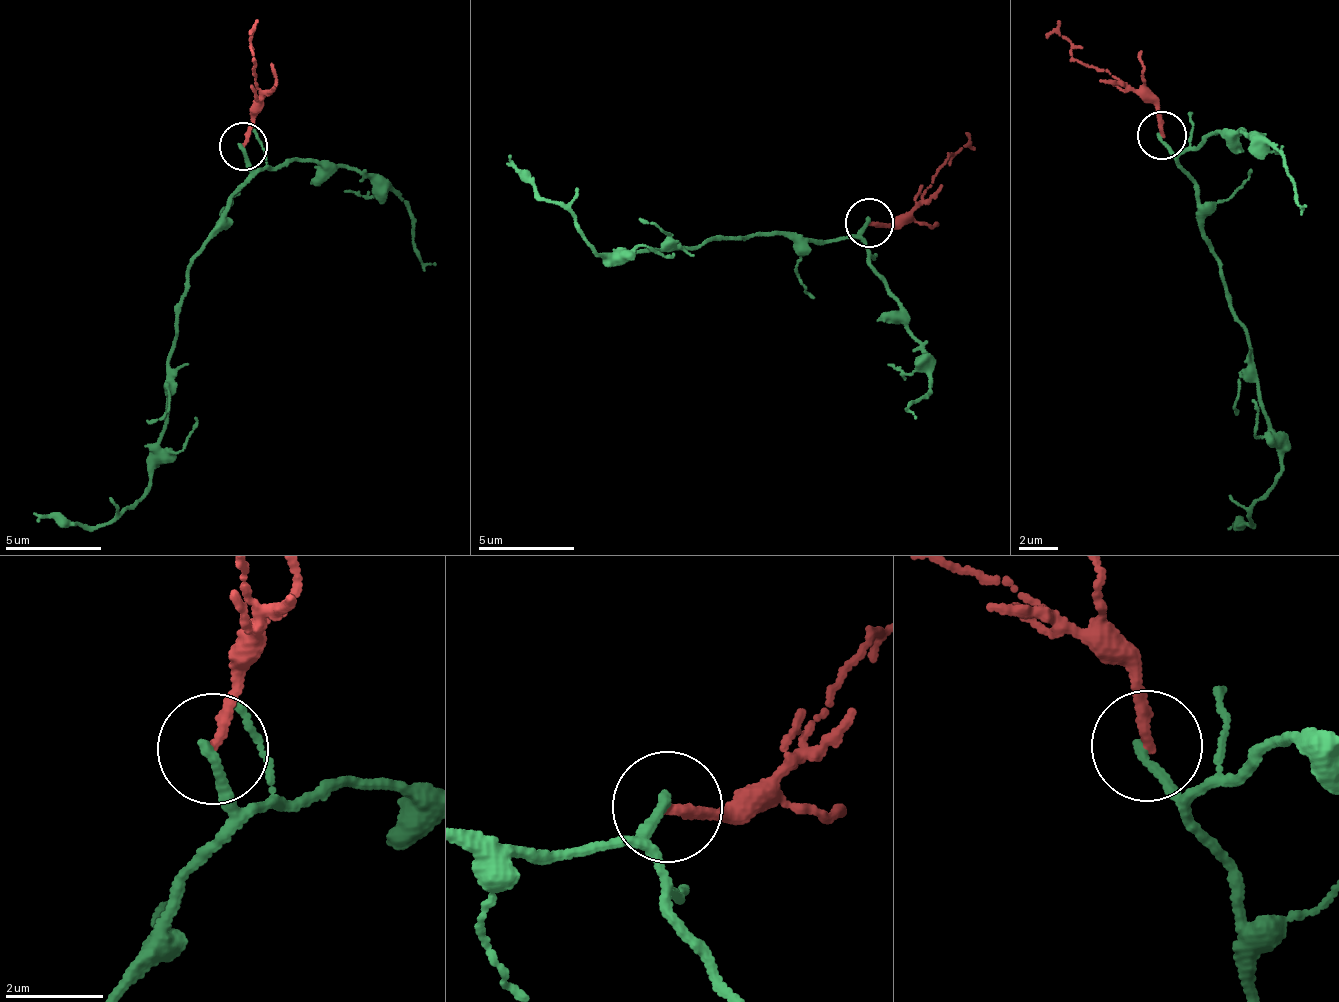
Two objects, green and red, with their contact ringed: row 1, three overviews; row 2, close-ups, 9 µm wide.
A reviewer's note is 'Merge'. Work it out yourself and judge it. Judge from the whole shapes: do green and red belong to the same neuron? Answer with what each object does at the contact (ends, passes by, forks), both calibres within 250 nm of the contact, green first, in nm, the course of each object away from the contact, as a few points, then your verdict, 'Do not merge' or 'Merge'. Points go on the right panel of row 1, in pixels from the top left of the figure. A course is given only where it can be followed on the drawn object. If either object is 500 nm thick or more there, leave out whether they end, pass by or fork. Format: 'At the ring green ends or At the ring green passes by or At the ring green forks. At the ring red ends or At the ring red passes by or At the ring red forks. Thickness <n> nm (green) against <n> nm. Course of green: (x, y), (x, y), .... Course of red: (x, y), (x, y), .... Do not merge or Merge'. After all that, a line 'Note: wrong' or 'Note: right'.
At the ring green ends. At the ring red ends. Thickness 200 nm (green) against 220 nm. Course of green: (1162, 136), (1171, 154), (1186, 170), (1219, 263), (1280, 463), (1250, 518), (1228, 528). Course of red: (1162, 136), (1160, 111), (1127, 86), (1089, 68), (1065, 39), (1045, 40). Do not merge
Note: wrong

